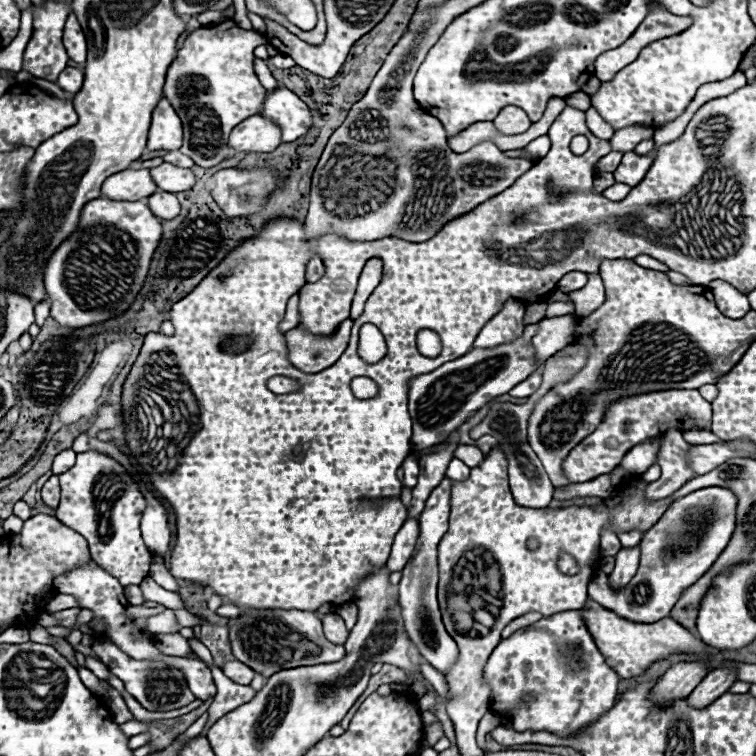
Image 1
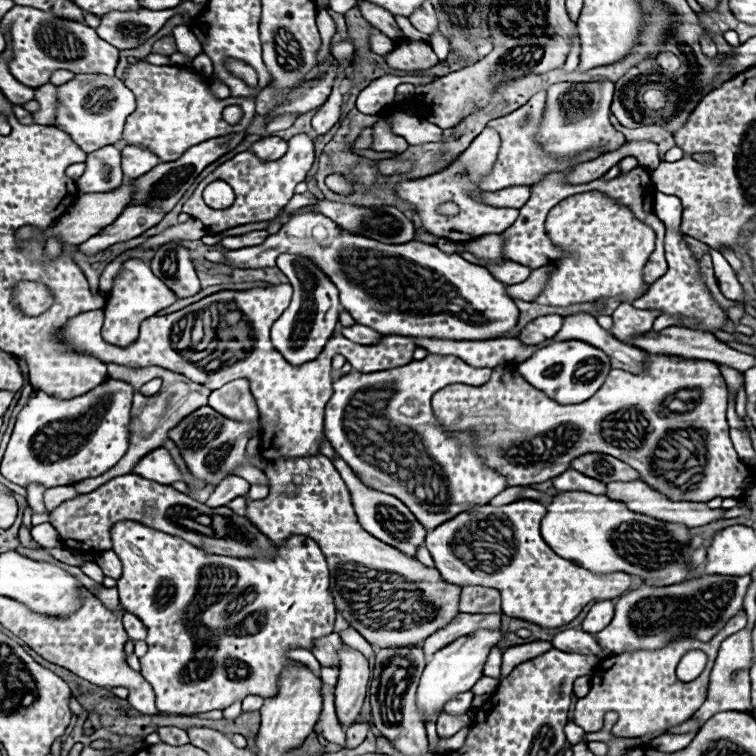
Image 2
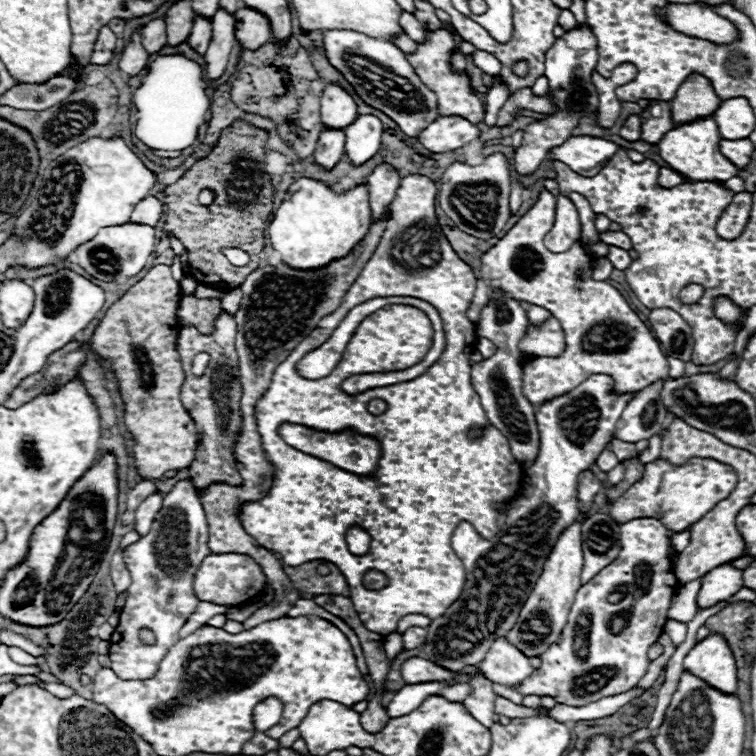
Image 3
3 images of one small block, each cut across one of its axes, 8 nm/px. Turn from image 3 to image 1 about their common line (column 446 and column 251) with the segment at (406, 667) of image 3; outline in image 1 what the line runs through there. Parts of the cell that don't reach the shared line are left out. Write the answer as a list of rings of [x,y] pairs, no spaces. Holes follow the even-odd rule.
[[[238,660],[224,662],[220,668],[222,668],[222,672],[224,672],[232,682],[236,682],[236,684],[248,686],[248,684],[252,682],[252,678],[254,678],[254,670],[250,670],[248,666],[244,666],[244,664],[238,662]]]

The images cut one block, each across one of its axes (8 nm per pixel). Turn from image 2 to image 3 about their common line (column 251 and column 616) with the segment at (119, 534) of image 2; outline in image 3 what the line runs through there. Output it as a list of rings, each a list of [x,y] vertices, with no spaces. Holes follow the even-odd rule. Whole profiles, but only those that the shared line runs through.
[[[634,518],[620,526],[620,554],[616,562],[600,570],[590,582],[582,584],[576,592],[572,610],[568,614],[568,622],[558,638],[540,658],[542,666],[534,670],[522,684],[514,686],[522,696],[552,696],[558,704],[566,706],[584,706],[596,702],[606,696],[616,696],[632,690],[638,680],[646,674],[650,666],[648,648],[658,642],[666,618],[672,596],[676,592],[678,580],[672,570],[670,554],[668,554],[668,536],[666,526],[656,518]]]

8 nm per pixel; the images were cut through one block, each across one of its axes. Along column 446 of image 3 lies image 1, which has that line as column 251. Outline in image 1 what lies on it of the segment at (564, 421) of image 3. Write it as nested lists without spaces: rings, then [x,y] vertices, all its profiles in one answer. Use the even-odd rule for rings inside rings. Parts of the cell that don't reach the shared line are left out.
[[[242,610],[240,618],[232,618],[228,638],[232,654],[238,662],[256,670],[264,678],[298,666],[314,666],[338,662],[344,658],[344,646],[334,646],[324,638],[322,620],[308,610]]]

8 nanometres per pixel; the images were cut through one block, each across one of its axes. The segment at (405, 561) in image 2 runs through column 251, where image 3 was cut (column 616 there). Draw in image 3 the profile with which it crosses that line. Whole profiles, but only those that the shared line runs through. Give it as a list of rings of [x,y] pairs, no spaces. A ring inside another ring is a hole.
[[[690,458],[686,464],[676,466],[668,460],[654,460],[644,466],[644,476],[626,490],[620,498],[612,502],[608,514],[616,518],[616,522],[628,522],[632,518],[656,518],[664,522],[668,530],[682,532],[692,526],[700,516],[716,506],[716,502],[728,498],[738,482],[738,474],[732,466],[722,464],[712,458]]]

